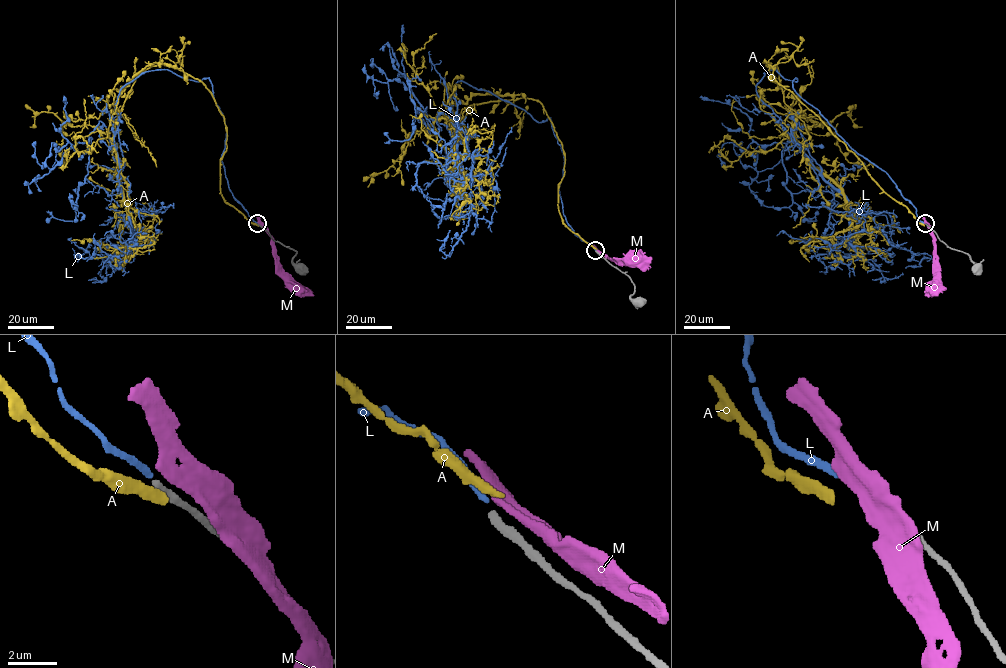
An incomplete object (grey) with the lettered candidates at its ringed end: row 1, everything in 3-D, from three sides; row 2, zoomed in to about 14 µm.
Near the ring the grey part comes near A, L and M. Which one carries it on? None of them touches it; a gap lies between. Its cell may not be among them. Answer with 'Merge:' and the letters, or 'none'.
Merge: L

